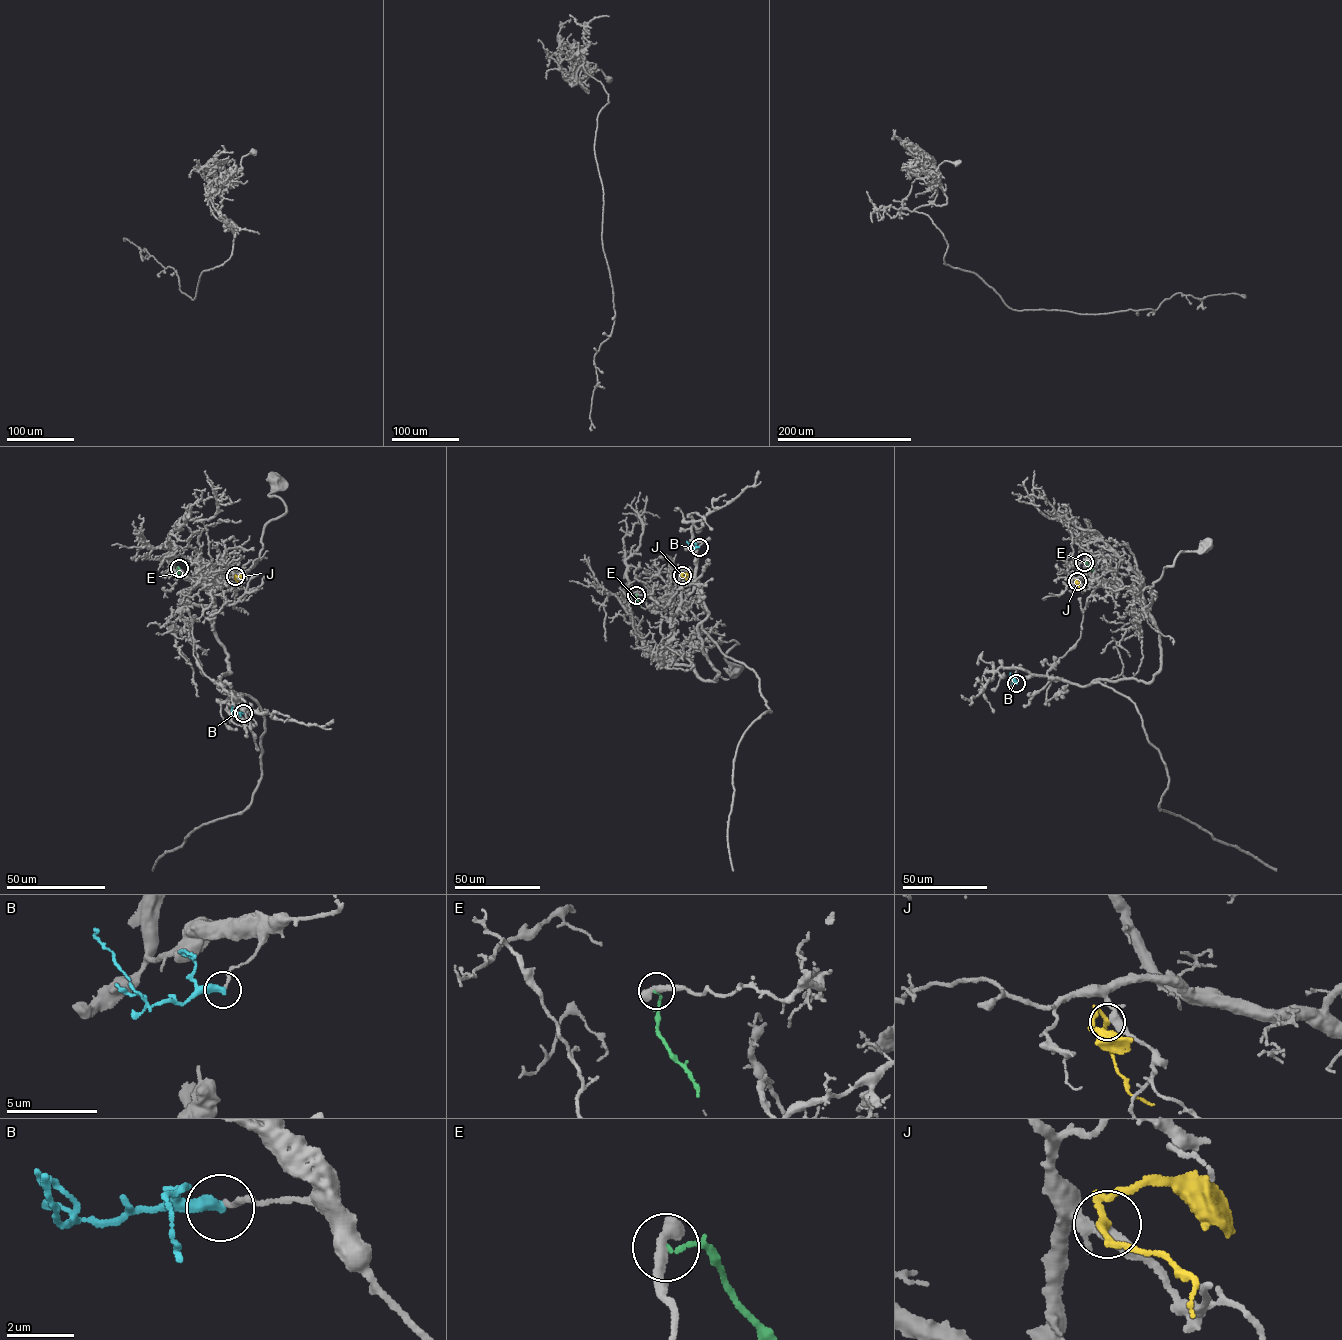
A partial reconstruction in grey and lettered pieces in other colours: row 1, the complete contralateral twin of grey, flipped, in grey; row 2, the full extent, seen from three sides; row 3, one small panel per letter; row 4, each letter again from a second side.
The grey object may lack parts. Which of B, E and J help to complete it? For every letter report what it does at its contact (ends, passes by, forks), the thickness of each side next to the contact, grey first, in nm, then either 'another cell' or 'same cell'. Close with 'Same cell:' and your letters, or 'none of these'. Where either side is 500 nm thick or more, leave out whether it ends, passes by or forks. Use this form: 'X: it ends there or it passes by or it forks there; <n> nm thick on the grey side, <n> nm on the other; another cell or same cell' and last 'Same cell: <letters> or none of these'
B: it ends there; 150 nm thick on the grey side, 400 nm on the other; another cell
E: 500 nm thick on the grey side, 140 nm on the other; another cell
J: it passes by; 280 nm thick on the grey side, 190 nm on the other; another cell
Same cell: none of these

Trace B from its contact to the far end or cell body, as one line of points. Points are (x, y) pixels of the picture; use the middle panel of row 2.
B: (699, 547), (691, 548), (686, 541)

